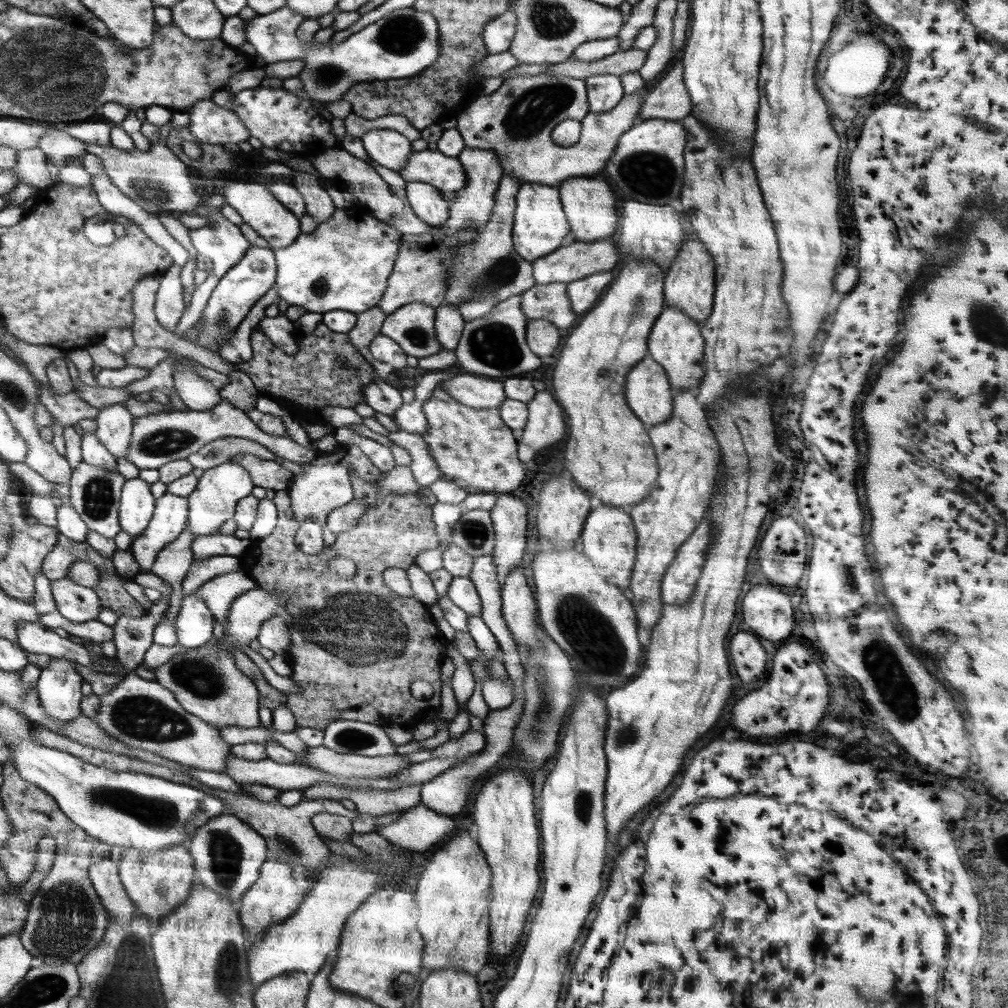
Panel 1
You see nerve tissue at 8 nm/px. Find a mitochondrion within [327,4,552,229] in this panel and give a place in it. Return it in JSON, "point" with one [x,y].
{"point":[401,34]}

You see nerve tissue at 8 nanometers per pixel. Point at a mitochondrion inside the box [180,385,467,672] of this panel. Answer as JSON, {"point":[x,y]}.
{"point":[346,617]}

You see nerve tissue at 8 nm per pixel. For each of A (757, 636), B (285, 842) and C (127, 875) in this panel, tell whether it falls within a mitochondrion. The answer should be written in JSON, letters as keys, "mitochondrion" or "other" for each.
{"A":"other","B":"mitochondrion","C":"other"}

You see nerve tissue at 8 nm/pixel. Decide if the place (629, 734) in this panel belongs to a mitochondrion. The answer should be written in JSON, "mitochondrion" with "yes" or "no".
{"mitochondrion":"yes"}

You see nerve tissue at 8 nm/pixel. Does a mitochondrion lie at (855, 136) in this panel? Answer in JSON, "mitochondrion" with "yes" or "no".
{"mitochondrion":"no"}

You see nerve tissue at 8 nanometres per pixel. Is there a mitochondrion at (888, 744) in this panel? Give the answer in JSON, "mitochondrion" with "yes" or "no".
{"mitochondrion":"no"}

